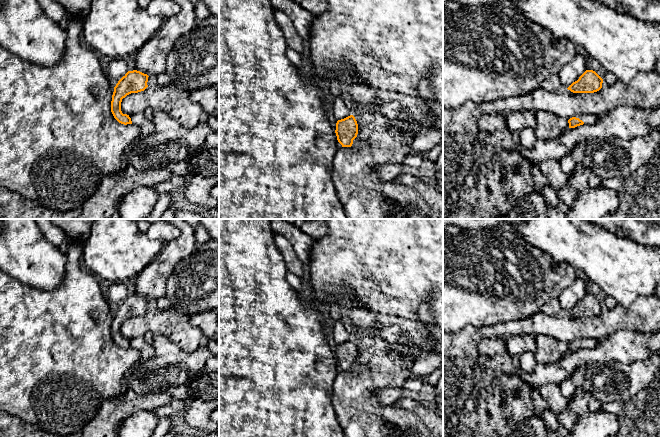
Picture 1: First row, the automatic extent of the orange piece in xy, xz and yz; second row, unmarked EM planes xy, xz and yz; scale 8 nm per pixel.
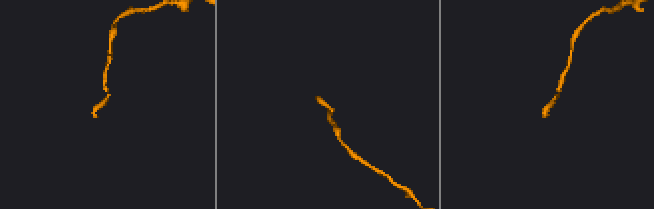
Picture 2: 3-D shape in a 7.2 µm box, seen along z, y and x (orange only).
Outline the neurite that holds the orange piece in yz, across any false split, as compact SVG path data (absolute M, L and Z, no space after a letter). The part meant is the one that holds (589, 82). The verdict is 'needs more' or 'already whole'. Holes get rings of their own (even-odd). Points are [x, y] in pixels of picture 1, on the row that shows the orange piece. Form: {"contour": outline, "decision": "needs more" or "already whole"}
{"contour": "M586 70L567 89L573 93L594 93L602 88L603 79L593 70Z", "decision": "already whole"}

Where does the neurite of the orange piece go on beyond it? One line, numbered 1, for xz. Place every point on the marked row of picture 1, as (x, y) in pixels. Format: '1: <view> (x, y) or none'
1: none

